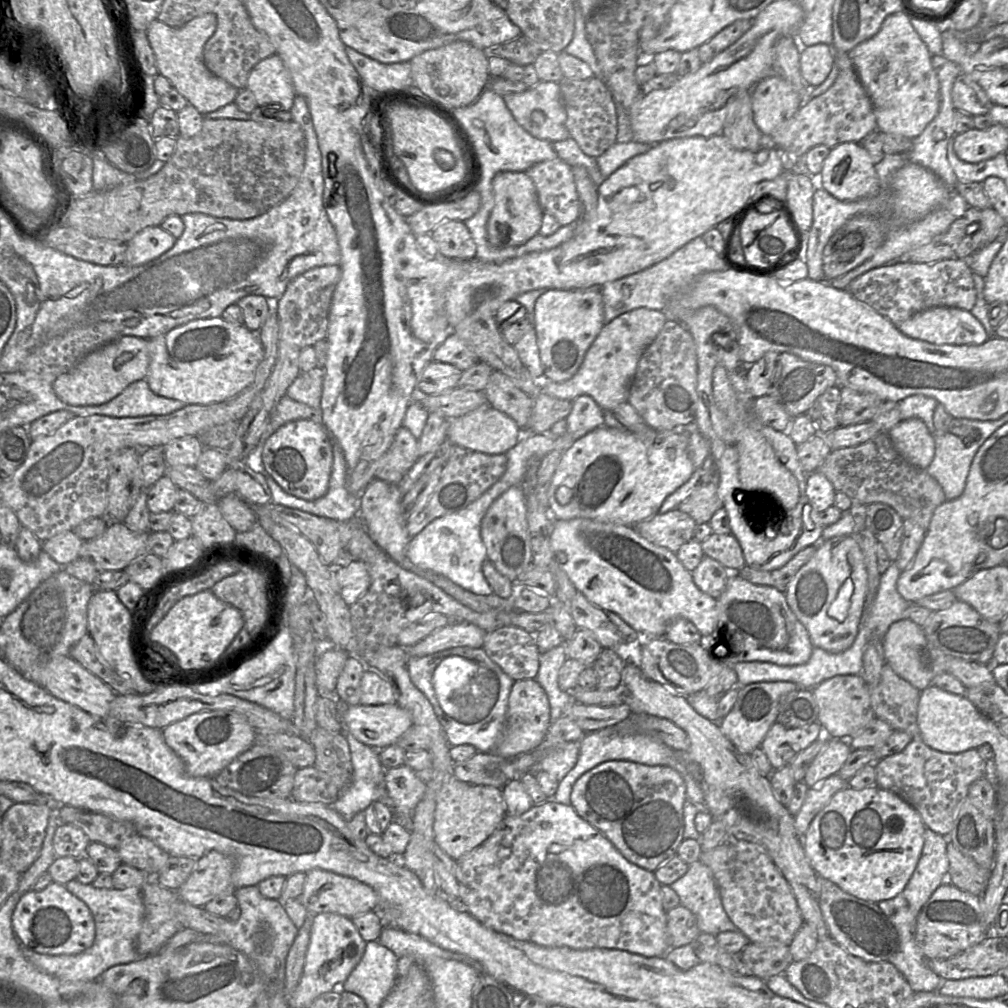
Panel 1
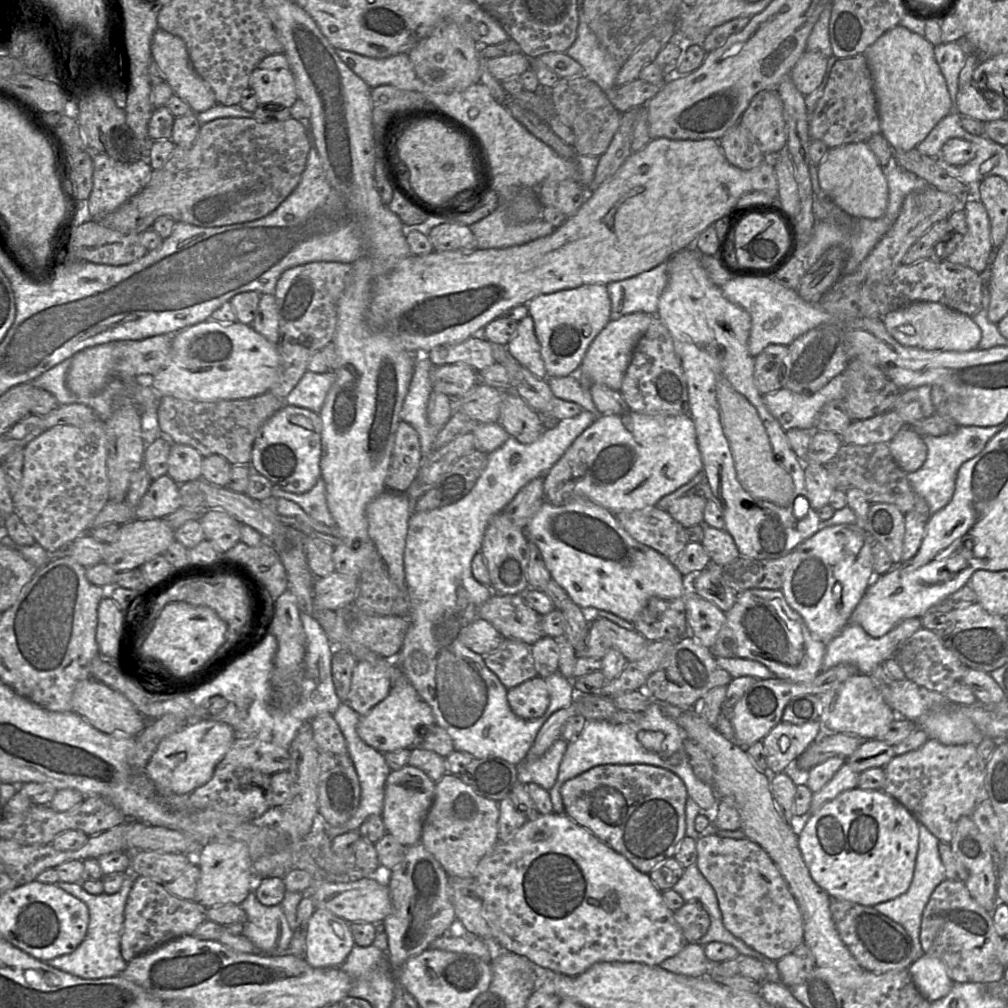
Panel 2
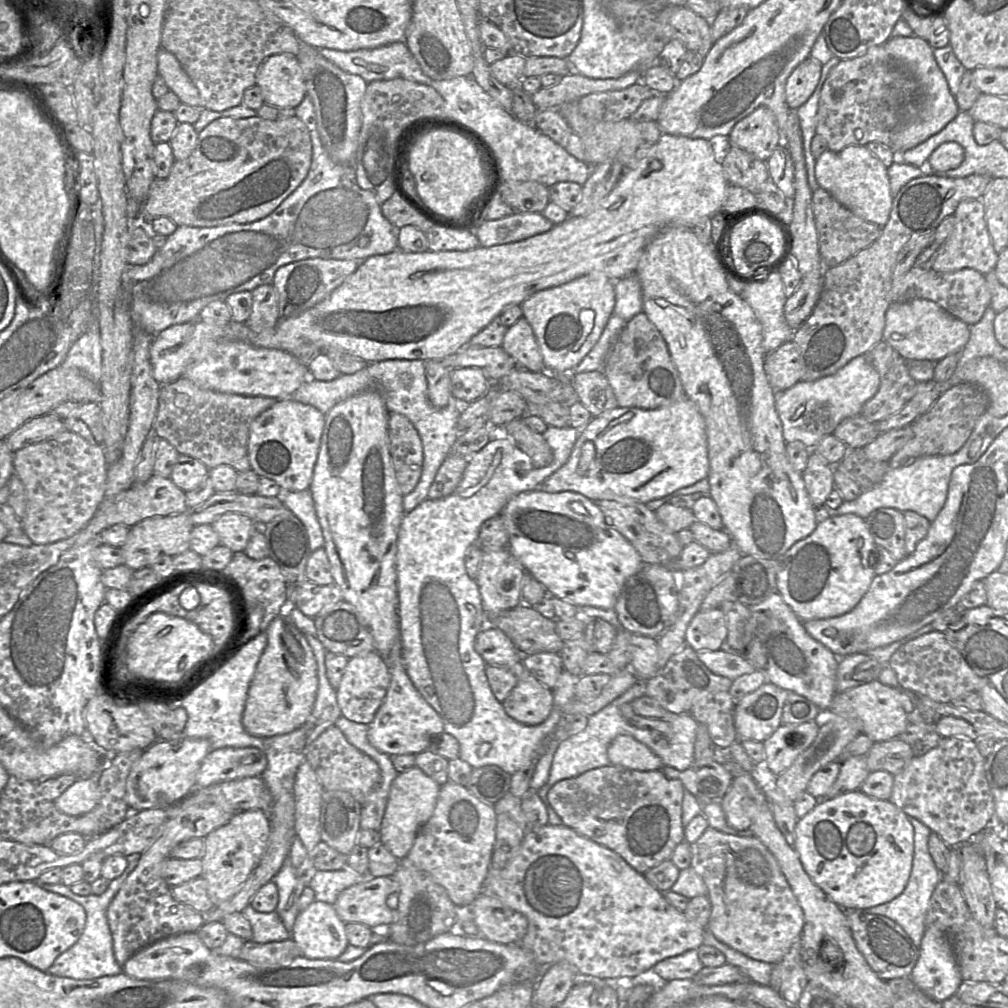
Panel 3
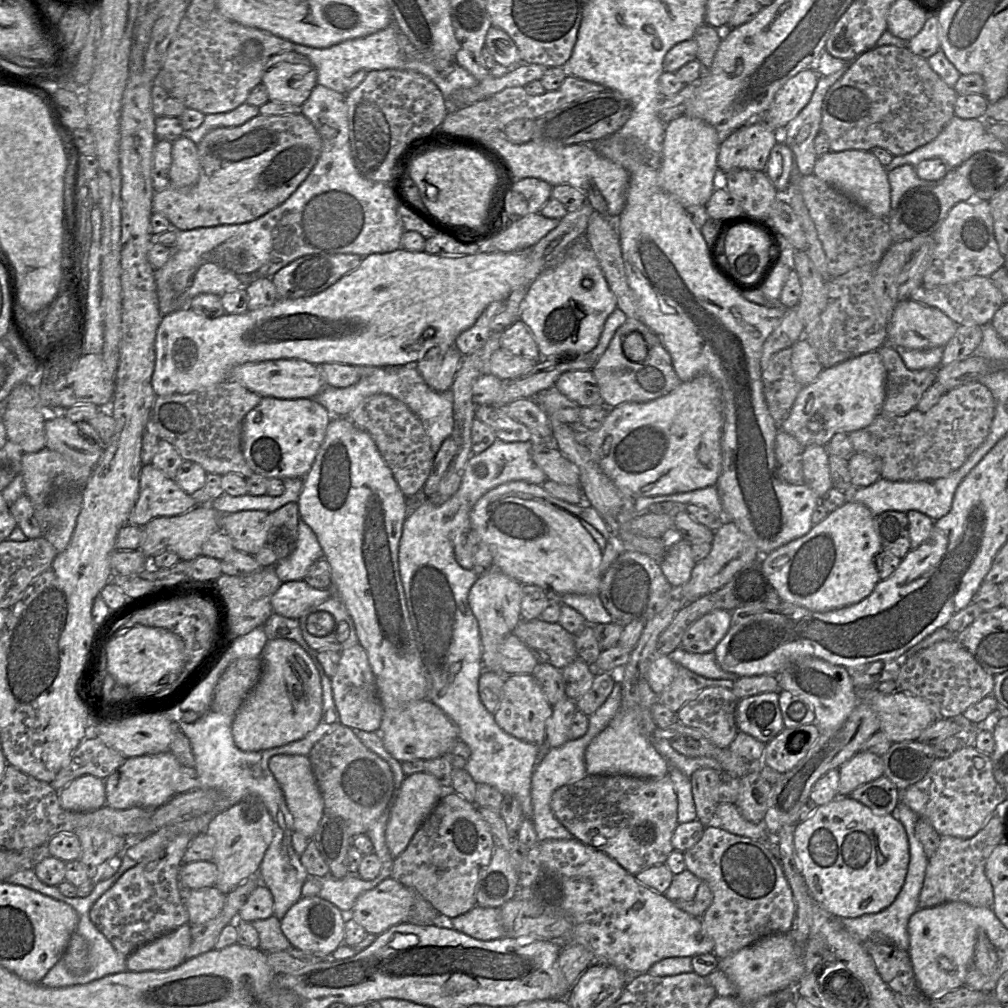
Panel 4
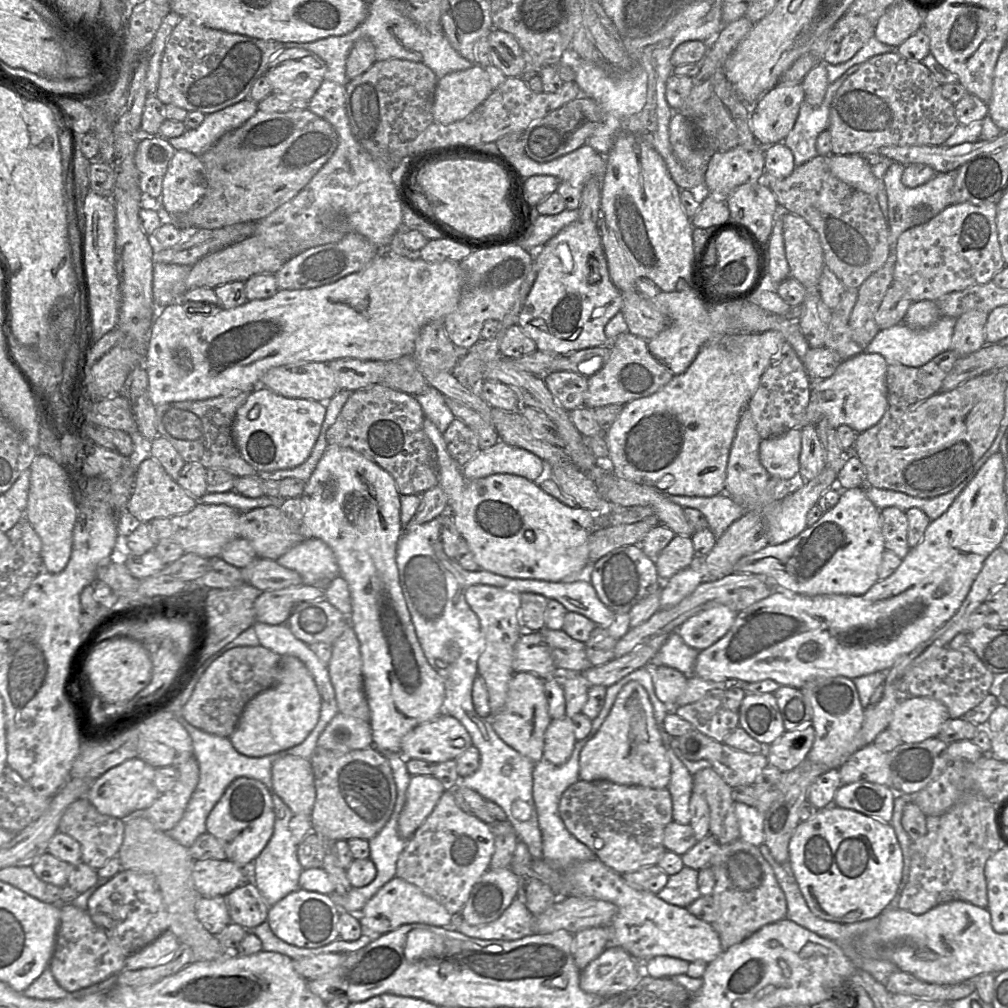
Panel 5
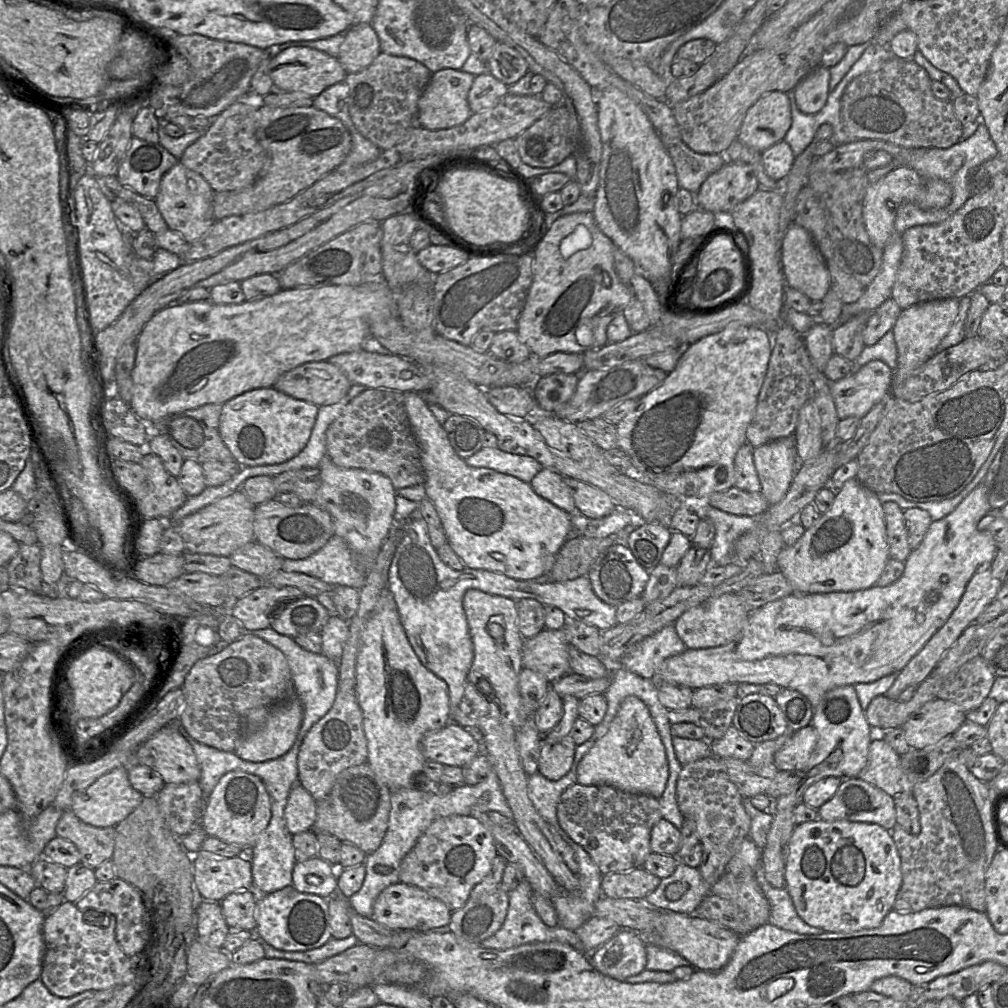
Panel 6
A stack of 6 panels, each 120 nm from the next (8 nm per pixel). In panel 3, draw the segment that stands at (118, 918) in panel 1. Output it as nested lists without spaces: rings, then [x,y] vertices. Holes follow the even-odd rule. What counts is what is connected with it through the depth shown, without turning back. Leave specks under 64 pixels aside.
[[[132,854],[126,858],[128,860],[128,865],[124,872],[117,878],[110,881],[106,891],[100,895],[90,894],[88,896],[80,896],[74,894],[70,887],[64,885],[63,883],[45,884],[38,879],[34,881],[39,887],[46,891],[67,897],[75,901],[76,903],[80,904],[86,912],[86,925],[80,938],[72,947],[58,956],[54,963],[49,967],[47,972],[50,975],[73,978],[76,980],[86,980],[103,976],[113,976],[123,972],[123,967],[118,964],[114,957],[113,940],[106,913],[109,904],[120,890],[122,884],[136,867],[140,858],[140,854]]]

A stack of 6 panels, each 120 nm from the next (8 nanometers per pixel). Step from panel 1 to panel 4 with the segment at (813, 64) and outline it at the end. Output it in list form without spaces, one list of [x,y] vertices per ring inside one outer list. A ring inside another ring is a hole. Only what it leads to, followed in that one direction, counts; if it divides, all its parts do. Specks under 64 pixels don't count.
[[[806,68],[790,78],[760,119],[774,131],[782,131],[808,104],[819,77],[815,70]]]

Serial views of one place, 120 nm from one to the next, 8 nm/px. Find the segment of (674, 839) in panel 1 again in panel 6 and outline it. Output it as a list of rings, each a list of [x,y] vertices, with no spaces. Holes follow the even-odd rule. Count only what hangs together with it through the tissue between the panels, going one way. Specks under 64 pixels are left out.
[[[575,783],[562,793],[557,818],[561,828],[590,855],[605,875],[643,868],[652,853],[651,831],[662,815],[658,798],[625,792],[610,785]]]

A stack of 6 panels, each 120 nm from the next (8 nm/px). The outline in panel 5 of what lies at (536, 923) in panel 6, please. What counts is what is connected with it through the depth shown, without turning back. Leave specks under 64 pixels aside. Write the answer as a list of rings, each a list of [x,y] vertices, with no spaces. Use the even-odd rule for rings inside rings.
[[[516,897],[499,918],[485,925],[471,926],[453,917],[453,930],[480,940],[513,941],[534,934],[534,915]]]

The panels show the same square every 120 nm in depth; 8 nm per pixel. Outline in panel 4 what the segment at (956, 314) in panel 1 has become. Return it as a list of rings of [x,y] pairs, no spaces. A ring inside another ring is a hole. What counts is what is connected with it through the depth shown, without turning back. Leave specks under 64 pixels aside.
[[[905,299],[898,301],[888,325],[887,340],[889,345],[901,346],[910,350],[926,350],[945,347],[954,336],[958,324],[938,308]]]

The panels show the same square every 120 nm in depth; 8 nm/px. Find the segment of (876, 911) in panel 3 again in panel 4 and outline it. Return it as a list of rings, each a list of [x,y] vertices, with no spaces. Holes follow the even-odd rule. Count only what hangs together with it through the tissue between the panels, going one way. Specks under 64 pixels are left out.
[[[899,802],[891,815],[905,828],[909,845],[909,865],[904,884],[893,903],[884,910],[875,914],[866,914],[857,918],[841,918],[843,927],[860,943],[865,942],[872,935],[884,935],[902,950],[909,948],[908,922],[910,917],[919,910],[919,895],[923,886],[928,864],[923,847],[915,835],[915,826],[918,816],[904,803]]]

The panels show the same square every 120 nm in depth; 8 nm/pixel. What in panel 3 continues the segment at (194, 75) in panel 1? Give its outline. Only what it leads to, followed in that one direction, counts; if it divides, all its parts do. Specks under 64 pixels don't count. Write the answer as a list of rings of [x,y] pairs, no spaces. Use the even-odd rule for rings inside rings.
[[[163,48],[158,51],[157,71],[168,89],[177,95],[181,103],[202,109],[198,89],[192,83],[177,58]]]

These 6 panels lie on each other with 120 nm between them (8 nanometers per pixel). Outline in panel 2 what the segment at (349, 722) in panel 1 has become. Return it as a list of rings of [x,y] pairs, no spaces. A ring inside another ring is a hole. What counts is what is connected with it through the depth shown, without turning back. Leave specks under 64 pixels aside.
[[[401,669],[401,675],[394,681],[387,697],[366,715],[360,716],[357,733],[361,740],[370,747],[381,753],[389,753],[399,749],[411,748],[419,728],[433,724],[435,724],[435,717],[431,708],[417,694]]]

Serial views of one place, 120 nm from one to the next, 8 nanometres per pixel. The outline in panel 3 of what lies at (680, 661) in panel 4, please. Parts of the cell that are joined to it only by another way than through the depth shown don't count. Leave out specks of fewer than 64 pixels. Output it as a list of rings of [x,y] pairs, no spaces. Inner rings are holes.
[[[727,648],[716,651],[700,651],[697,652],[697,655],[711,672],[732,681],[756,671],[755,667],[742,654]]]

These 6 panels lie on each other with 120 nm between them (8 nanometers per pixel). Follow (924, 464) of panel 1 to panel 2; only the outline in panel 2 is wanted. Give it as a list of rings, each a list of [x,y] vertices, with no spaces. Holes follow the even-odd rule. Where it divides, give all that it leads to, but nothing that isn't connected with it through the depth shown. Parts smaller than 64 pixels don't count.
[[[911,427],[902,428],[888,445],[895,462],[906,473],[920,469],[927,458],[923,437]]]

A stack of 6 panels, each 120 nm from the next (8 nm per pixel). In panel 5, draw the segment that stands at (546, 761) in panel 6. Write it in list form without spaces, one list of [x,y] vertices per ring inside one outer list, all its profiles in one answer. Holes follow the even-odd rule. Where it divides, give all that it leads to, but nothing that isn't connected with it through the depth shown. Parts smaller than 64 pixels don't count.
[[[572,718],[551,720],[545,732],[543,758],[554,765],[563,765],[570,758],[575,743]]]

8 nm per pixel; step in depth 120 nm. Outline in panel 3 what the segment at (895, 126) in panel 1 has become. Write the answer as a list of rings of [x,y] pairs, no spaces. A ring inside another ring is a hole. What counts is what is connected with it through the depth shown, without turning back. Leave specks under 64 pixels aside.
[[[891,37],[884,44],[885,51],[894,64],[907,70],[918,84],[918,92],[912,101],[900,107],[899,129],[892,134],[891,149],[902,153],[941,131],[960,111],[948,82],[934,57],[934,49],[927,40],[912,37]]]

